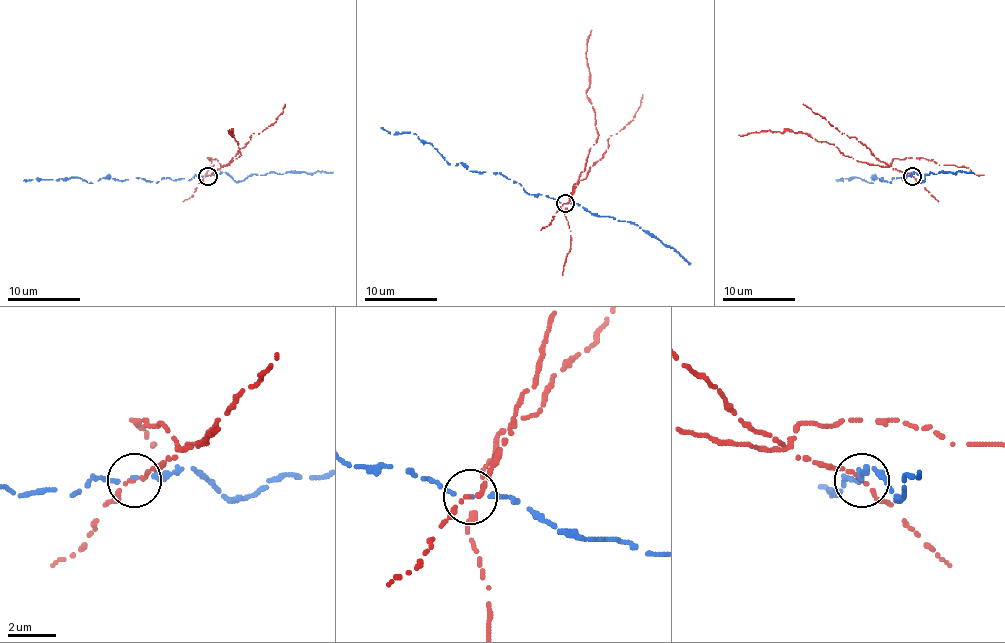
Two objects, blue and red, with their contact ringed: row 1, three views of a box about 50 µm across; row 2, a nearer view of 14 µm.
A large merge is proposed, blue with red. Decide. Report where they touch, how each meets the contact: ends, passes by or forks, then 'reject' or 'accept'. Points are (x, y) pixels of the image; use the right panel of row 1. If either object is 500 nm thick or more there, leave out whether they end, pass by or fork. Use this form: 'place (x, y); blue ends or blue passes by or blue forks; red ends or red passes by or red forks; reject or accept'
place (912, 176); blue ends; red passes by; reject

